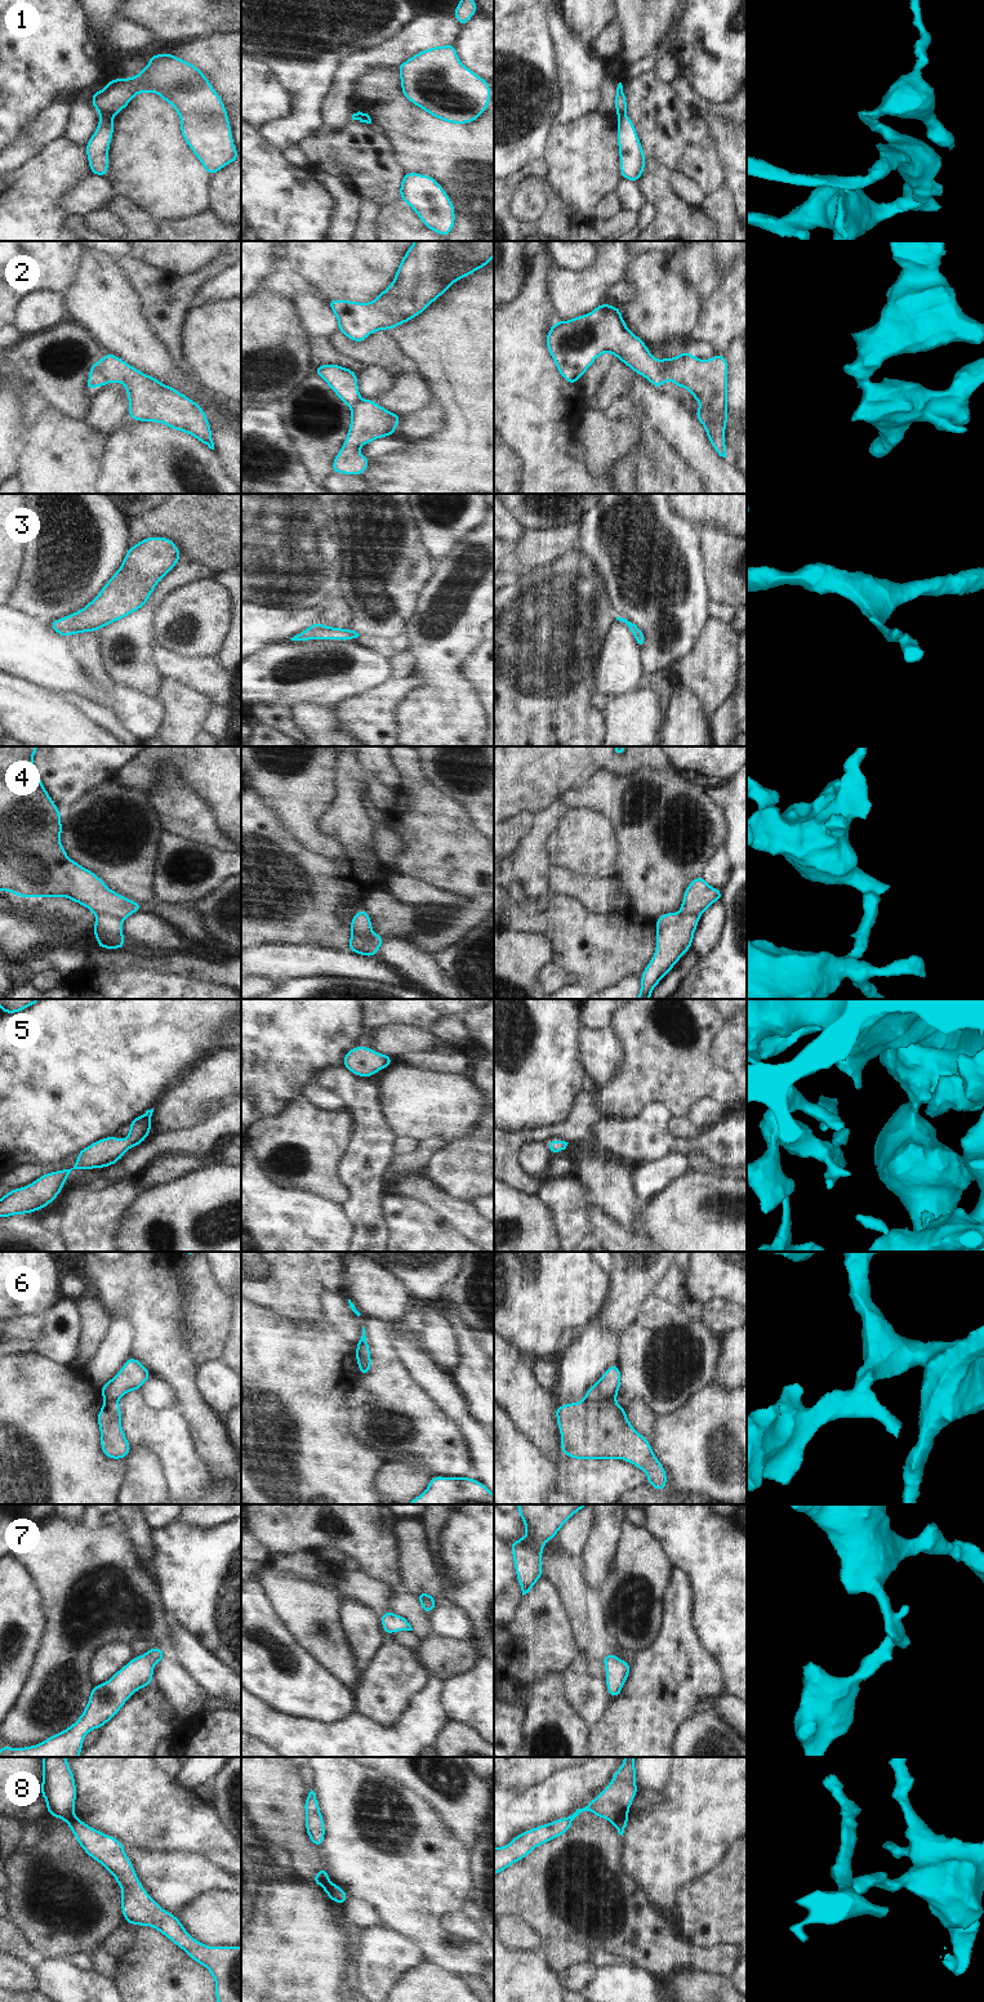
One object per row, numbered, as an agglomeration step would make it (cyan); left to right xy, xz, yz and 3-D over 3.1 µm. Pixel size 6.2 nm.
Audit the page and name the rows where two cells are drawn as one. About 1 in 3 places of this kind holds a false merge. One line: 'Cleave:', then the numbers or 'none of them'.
Cleave: 1, 2, 4, 6, 8

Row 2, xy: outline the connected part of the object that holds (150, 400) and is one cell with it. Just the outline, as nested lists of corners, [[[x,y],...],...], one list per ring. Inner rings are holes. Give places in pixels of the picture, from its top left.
[[[112,353],[101,362],[106,383],[123,383],[128,393],[128,415],[135,422],[162,423],[172,429],[188,433],[214,450],[212,428],[199,403],[146,375]]]

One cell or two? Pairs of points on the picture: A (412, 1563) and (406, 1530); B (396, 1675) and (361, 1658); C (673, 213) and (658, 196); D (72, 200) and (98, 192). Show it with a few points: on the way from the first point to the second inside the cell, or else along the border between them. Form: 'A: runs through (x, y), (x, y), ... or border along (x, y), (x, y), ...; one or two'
A: runs through (412, 1555), (412, 1538); one
B: border along (387, 1639), (359, 1676); two
C: runs through (669, 209), (662, 200); one
D: runs through (79, 200), (92, 194); one

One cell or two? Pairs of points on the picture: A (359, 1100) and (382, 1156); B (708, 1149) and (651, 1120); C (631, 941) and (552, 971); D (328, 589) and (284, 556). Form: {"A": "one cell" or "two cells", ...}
{"A": "one cell", "B": "one cell", "C": "two cells", "D": "one cell"}

